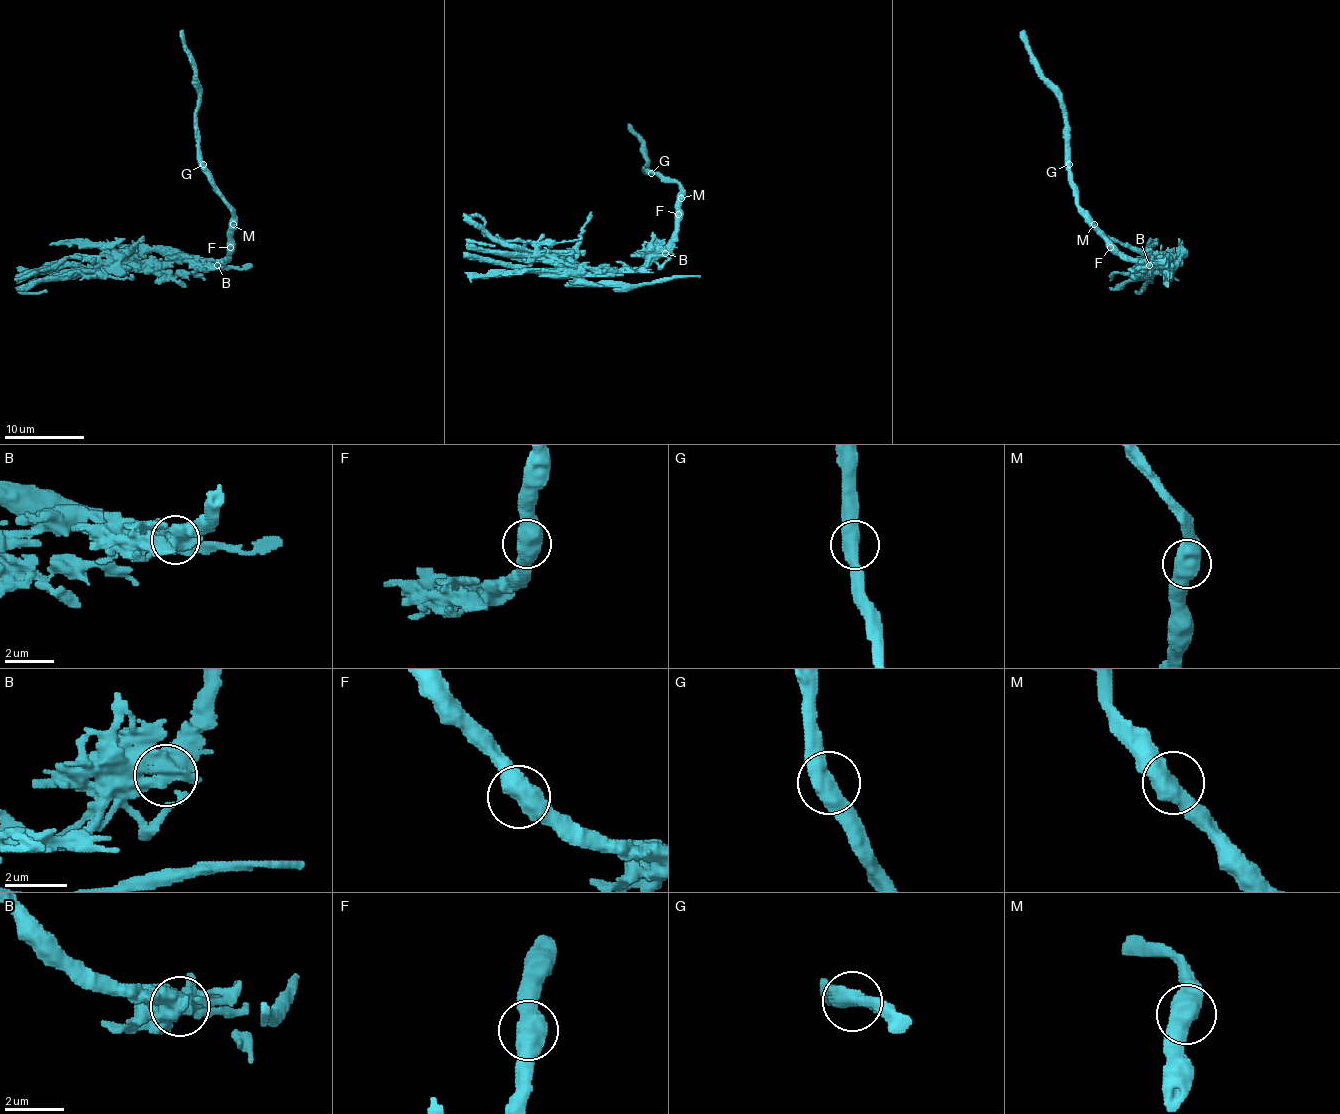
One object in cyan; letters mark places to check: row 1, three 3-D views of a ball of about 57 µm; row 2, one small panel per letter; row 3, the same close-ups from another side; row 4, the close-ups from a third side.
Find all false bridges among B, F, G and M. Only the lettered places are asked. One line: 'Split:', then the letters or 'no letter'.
Split: B

